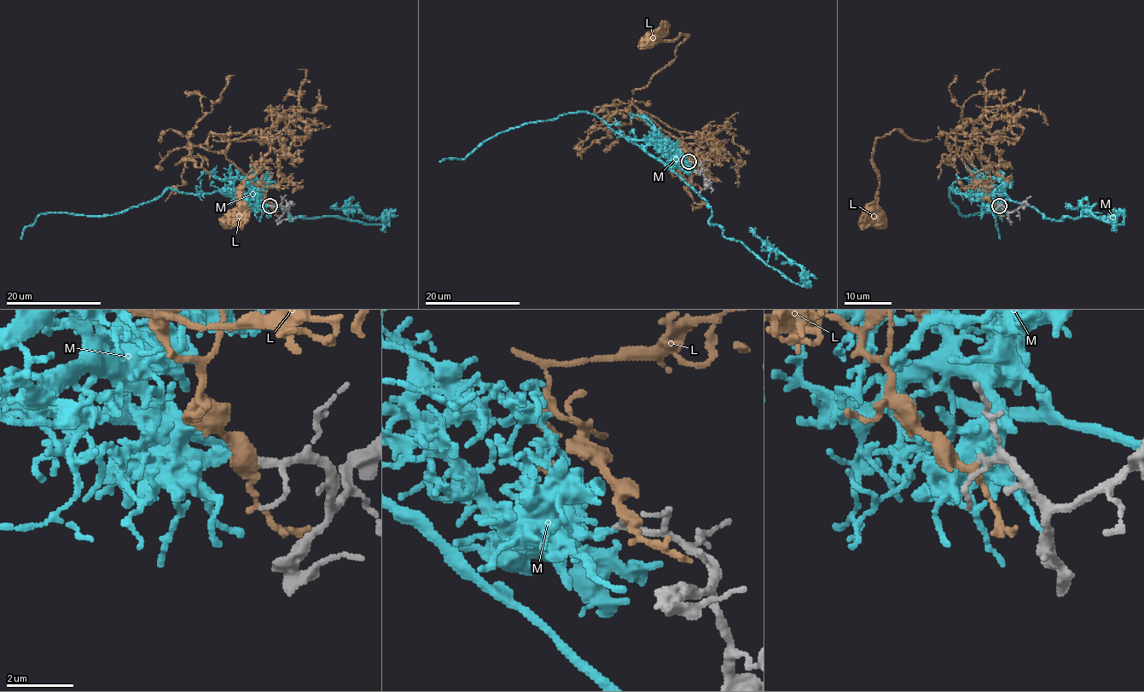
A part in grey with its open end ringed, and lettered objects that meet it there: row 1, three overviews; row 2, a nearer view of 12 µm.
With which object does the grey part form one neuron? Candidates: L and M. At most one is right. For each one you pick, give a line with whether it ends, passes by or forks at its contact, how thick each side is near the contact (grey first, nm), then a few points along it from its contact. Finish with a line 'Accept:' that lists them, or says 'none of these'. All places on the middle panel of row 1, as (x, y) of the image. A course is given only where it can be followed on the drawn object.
Accept: none of these

